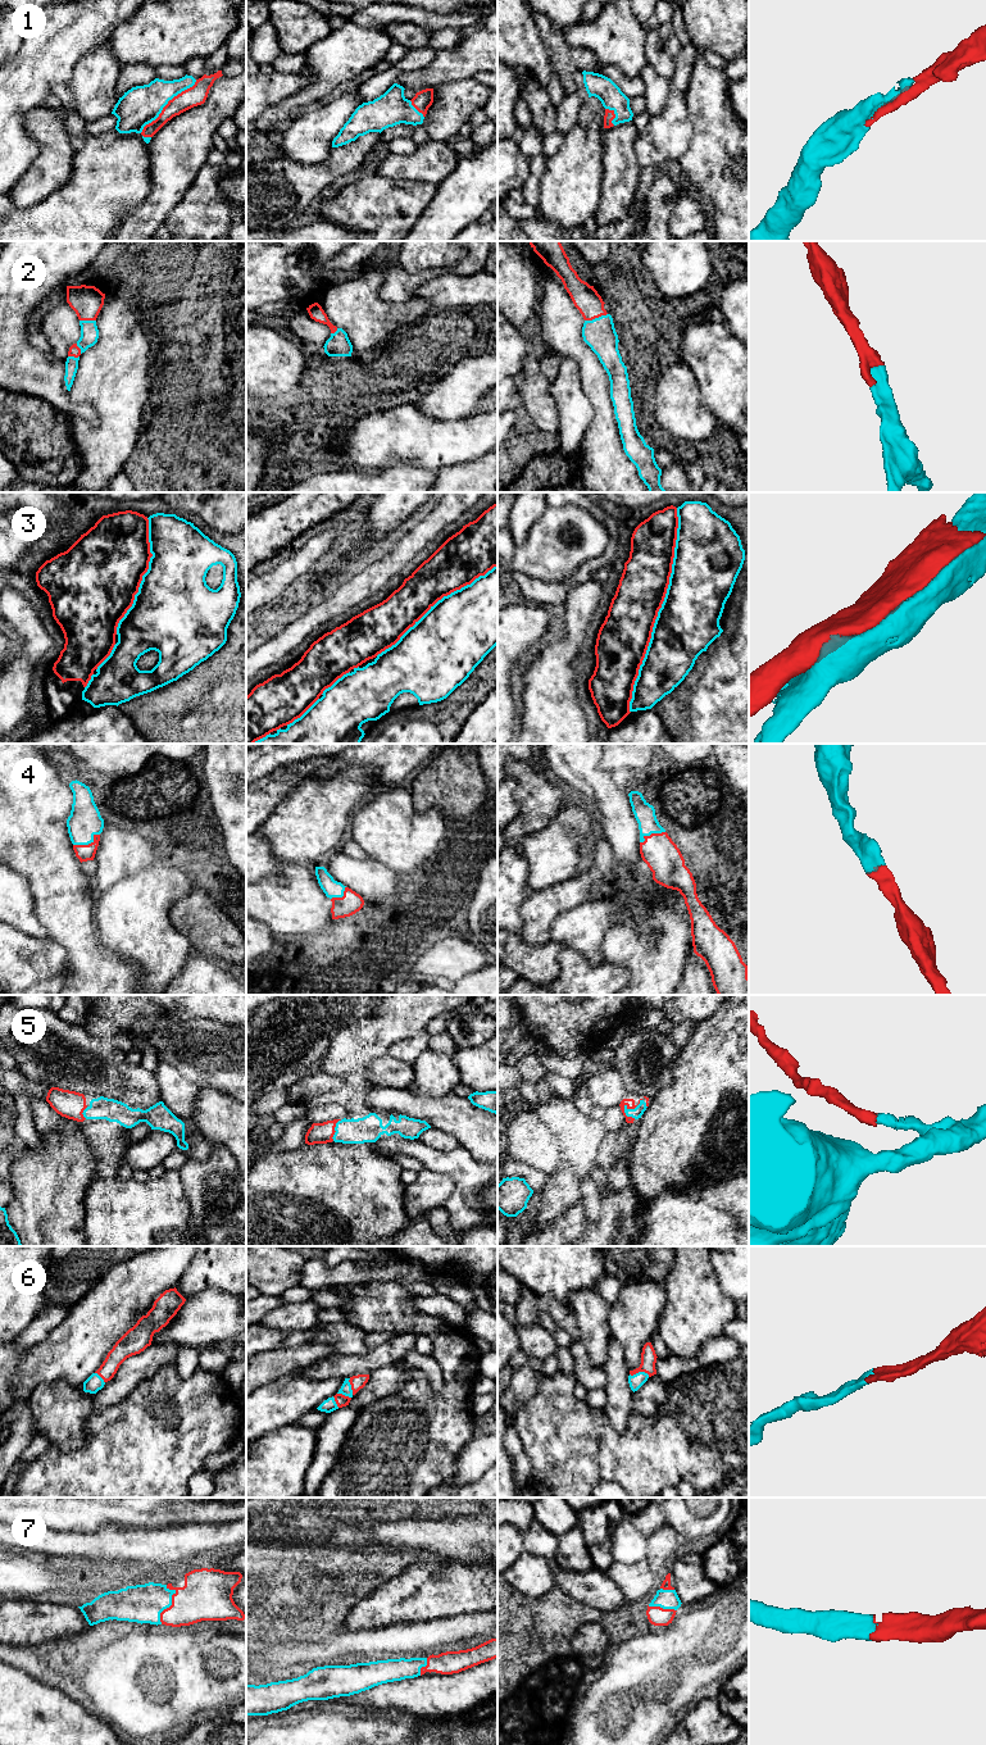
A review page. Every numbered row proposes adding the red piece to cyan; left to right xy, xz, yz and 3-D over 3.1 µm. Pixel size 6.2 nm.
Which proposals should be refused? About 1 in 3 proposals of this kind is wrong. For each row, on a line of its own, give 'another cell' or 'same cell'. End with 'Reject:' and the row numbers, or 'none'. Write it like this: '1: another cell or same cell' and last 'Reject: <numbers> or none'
1: same cell
2: same cell
3: another cell
4: same cell
5: same cell
6: same cell
7: same cell
Reject: 3

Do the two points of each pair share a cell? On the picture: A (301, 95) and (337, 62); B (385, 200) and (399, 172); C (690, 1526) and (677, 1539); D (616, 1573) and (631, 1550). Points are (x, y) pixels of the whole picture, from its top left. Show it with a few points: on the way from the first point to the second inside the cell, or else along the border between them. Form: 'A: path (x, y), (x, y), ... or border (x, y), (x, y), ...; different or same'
A: path (310, 89), (328, 71); same
B: border (376, 172), (386, 177), (418, 180), (426, 183); different
C: border (667, 1522), (684, 1535); different
D: border (645, 1558), (630, 1564), (612, 1561); different

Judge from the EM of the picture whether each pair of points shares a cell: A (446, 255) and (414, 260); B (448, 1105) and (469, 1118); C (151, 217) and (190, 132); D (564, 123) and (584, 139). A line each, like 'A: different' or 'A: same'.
A: same
B: same
C: same
D: different

